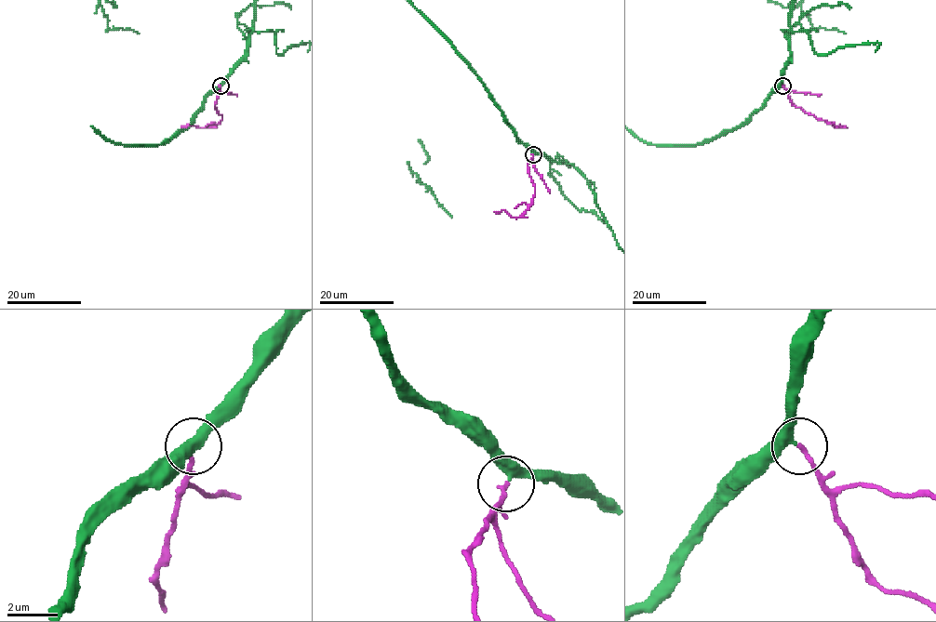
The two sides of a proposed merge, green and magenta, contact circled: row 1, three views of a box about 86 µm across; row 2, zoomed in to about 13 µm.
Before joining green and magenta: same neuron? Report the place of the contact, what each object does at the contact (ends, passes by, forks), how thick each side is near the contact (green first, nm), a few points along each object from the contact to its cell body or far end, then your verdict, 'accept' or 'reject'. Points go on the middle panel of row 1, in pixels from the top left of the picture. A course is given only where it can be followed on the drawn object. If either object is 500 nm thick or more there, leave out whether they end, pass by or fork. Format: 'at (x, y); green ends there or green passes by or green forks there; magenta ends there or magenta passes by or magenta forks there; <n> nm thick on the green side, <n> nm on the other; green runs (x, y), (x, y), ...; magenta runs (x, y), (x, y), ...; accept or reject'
at (533, 154); green passes by; magenta ends there; 360 nm thick on the green side, 160 nm on the other; magenta runs (533, 154), (528, 167), (535, 187), (533, 202), (516, 218), (510, 217), (503, 210), (494, 212); accept

